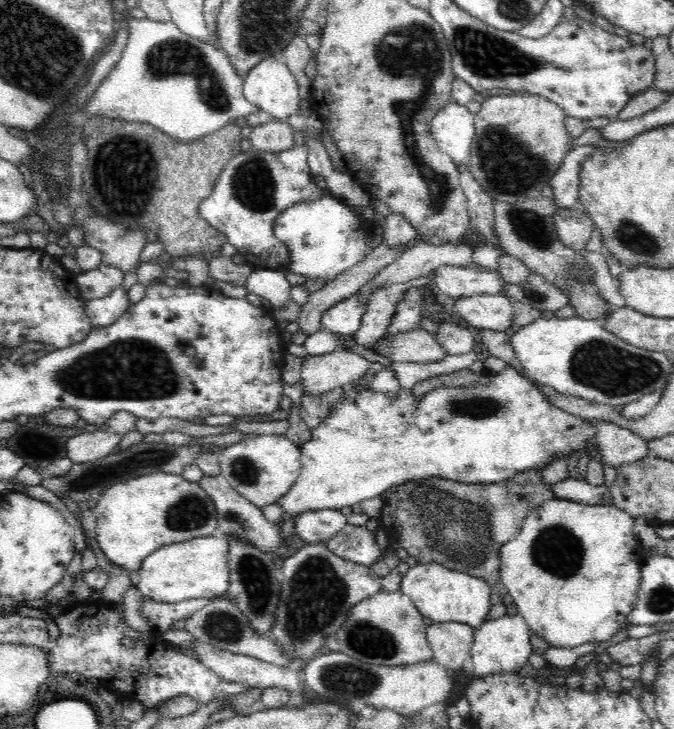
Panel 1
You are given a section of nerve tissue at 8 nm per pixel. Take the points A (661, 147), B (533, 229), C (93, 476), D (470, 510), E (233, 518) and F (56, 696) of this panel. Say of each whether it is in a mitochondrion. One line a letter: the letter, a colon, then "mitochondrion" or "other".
A: other
B: mitochondrion
C: mitochondrion
D: mitochondrion
E: mitochondrion
F: other

